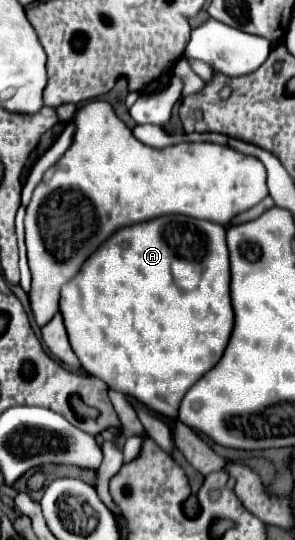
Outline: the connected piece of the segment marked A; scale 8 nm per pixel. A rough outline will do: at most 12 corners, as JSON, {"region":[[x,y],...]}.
{"region":[[123,226],[61,288],[85,372],[177,420],[231,328],[225,226]]}

